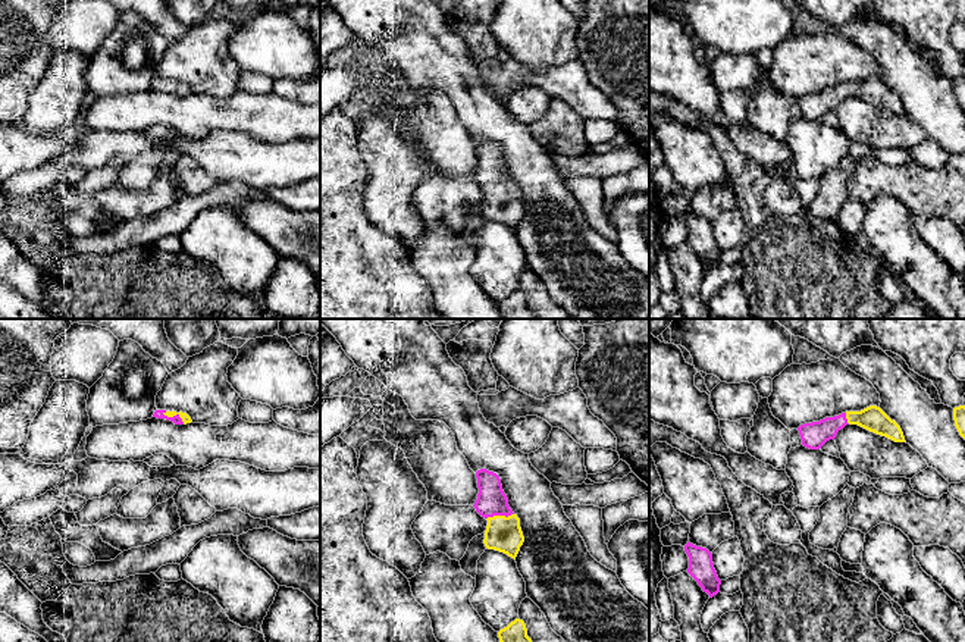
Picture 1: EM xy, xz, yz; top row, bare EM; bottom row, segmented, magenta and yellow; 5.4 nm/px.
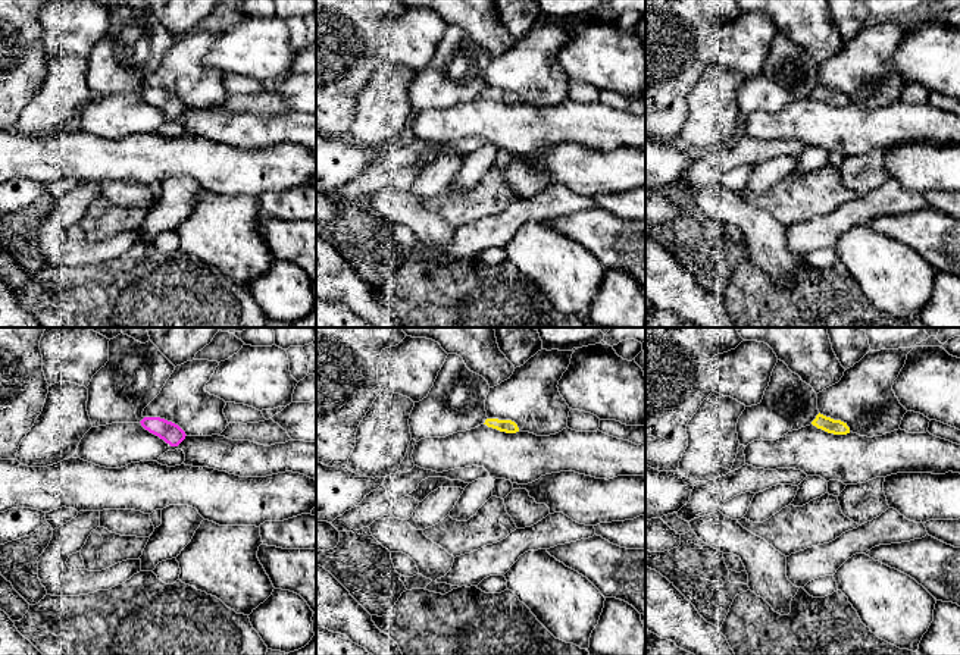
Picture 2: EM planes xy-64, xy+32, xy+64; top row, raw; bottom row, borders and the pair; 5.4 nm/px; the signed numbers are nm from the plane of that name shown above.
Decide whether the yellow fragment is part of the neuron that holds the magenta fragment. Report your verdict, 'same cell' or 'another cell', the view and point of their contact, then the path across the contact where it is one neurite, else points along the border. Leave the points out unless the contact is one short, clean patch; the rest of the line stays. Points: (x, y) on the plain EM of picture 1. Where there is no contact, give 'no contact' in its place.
same cell; meets magenta in xy at (174, 87); runs through xy (159, 84), (174, 87), (184, 87)

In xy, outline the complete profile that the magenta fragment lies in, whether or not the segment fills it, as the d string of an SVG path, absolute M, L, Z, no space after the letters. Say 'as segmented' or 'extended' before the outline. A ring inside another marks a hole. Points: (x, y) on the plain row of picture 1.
extended | M156 81L153 88L166 90L173 93L175 95L187 95L191 94L191 88L187 84L176 84L176 82L166 82L166 81Z

